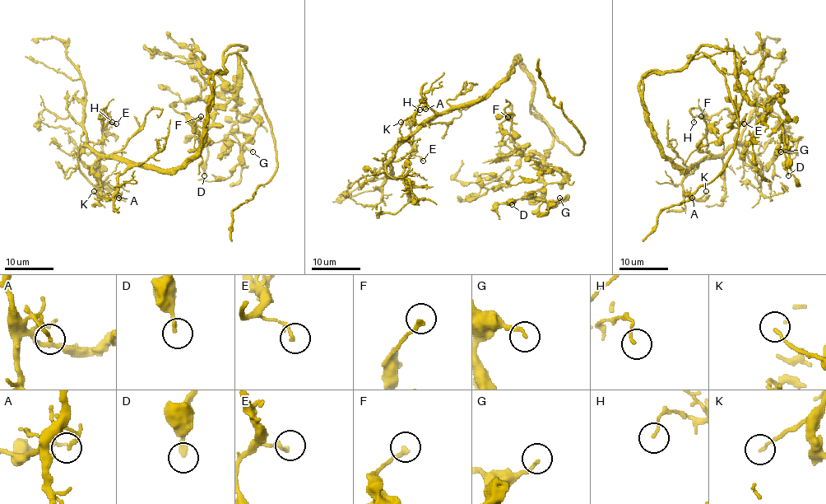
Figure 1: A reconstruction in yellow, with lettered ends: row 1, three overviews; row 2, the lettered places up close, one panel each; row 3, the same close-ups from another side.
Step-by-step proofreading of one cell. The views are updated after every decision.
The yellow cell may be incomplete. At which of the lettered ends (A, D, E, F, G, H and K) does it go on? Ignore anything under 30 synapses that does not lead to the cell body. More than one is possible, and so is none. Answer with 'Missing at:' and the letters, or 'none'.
Missing at: none

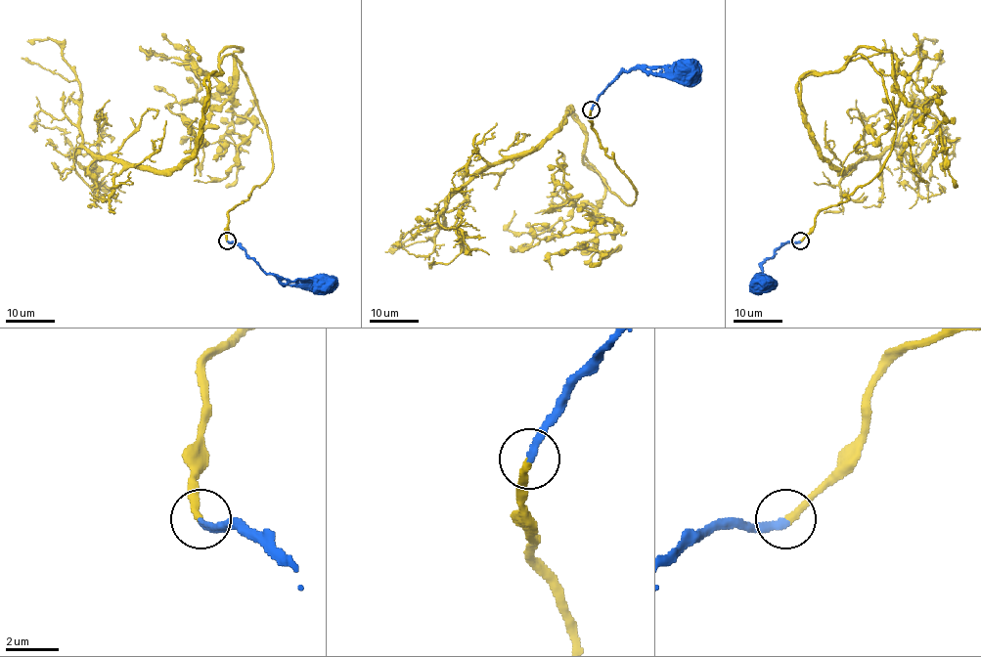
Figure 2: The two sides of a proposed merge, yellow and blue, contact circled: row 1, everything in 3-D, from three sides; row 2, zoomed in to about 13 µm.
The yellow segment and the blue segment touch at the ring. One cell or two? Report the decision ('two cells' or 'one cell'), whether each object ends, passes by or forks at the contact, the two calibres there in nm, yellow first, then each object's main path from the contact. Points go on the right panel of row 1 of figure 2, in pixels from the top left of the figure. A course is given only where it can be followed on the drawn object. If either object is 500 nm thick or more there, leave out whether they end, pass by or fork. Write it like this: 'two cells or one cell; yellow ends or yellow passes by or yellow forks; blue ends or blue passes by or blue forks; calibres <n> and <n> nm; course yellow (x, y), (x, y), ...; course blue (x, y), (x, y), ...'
one cell; yellow ends; blue ends; calibres 280 and 260 nm; course yellow (799, 241), (895, 136), (861, 55), (799, 79), (811, 141), (846, 170), (897, 142), (922, 41), (936, 41); course blue (799, 241), (785, 241), (765, 261), (758, 281), (761, 277), (763, 282)

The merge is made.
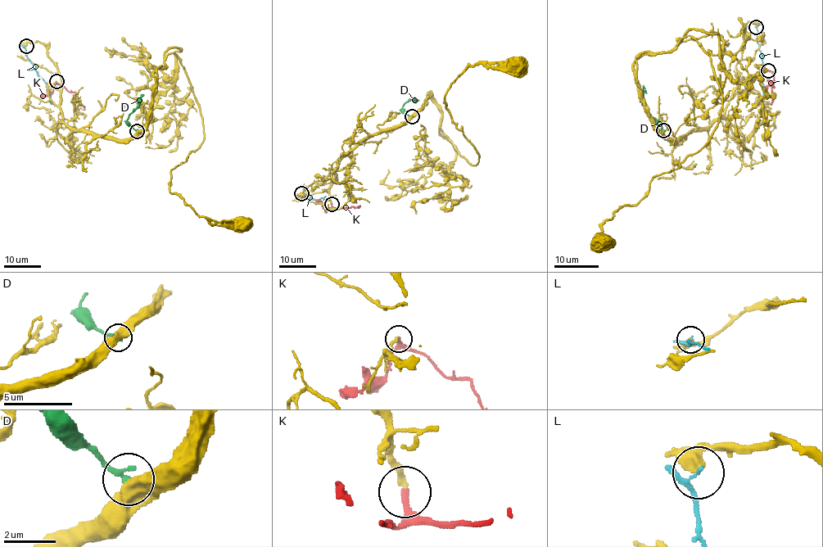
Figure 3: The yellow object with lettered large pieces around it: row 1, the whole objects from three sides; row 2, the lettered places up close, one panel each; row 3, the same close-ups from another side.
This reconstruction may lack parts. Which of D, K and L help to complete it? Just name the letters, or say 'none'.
K

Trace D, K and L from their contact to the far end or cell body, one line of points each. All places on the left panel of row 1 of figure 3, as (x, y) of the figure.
D: (137, 131), (127, 118), (143, 94)
K: (56, 82), (73, 92), (83, 106), (83, 109)
L: (25, 46), (25, 55), (47, 86), (49, 100), (53, 104)

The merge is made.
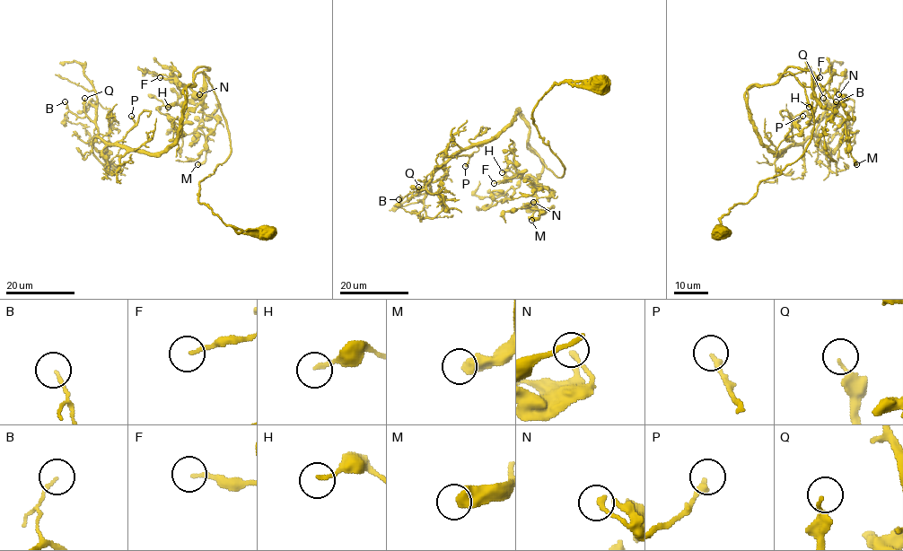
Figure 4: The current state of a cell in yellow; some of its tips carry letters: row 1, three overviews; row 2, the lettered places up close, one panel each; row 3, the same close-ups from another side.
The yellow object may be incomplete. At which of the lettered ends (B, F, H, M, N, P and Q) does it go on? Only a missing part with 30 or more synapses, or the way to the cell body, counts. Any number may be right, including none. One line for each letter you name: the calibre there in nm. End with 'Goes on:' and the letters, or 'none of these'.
Goes on: none of these

